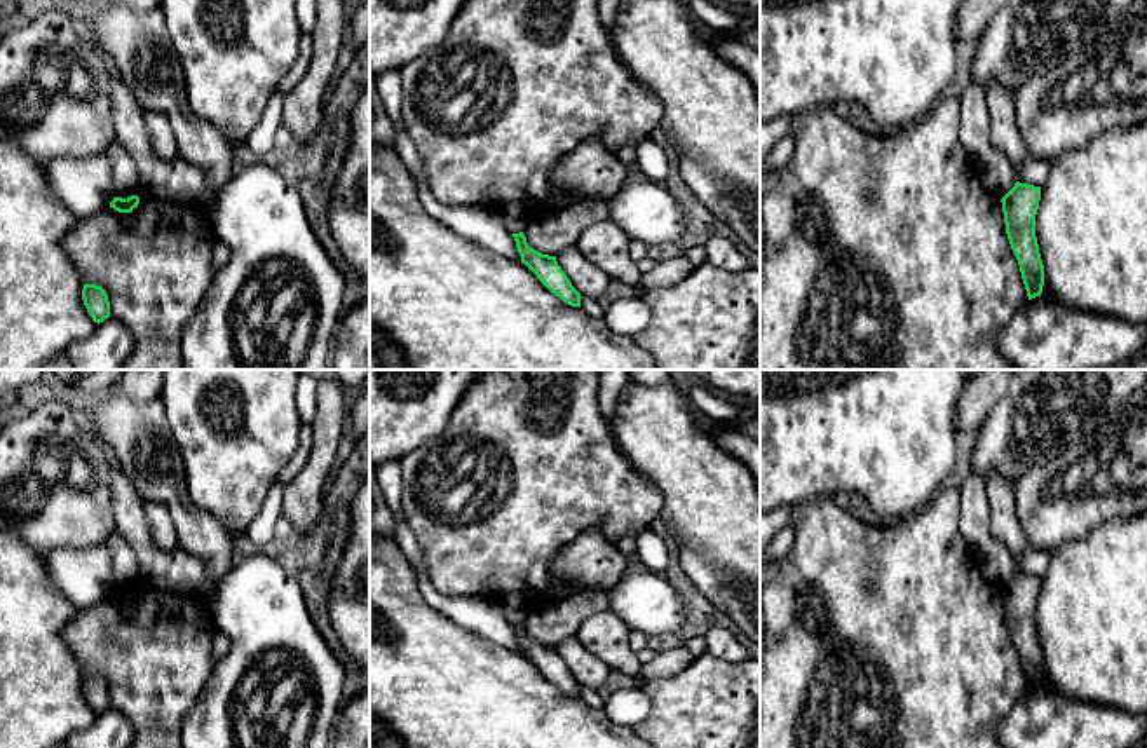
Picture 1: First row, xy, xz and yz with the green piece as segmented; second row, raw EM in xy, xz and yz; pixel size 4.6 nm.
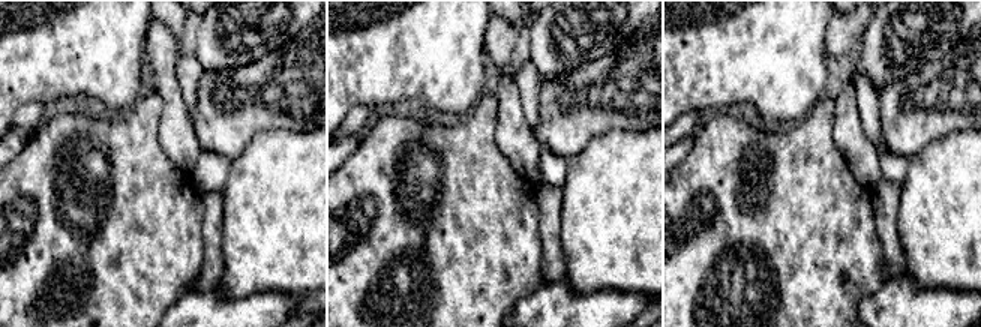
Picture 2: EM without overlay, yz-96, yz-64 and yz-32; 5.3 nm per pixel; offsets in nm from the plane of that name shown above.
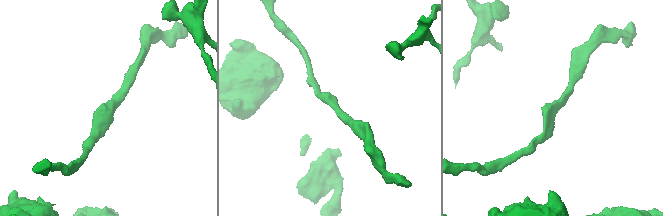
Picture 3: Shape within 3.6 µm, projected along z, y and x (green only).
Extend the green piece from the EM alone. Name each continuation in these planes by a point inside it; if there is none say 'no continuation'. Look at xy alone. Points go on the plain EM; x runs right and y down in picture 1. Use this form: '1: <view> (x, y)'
no continuation

